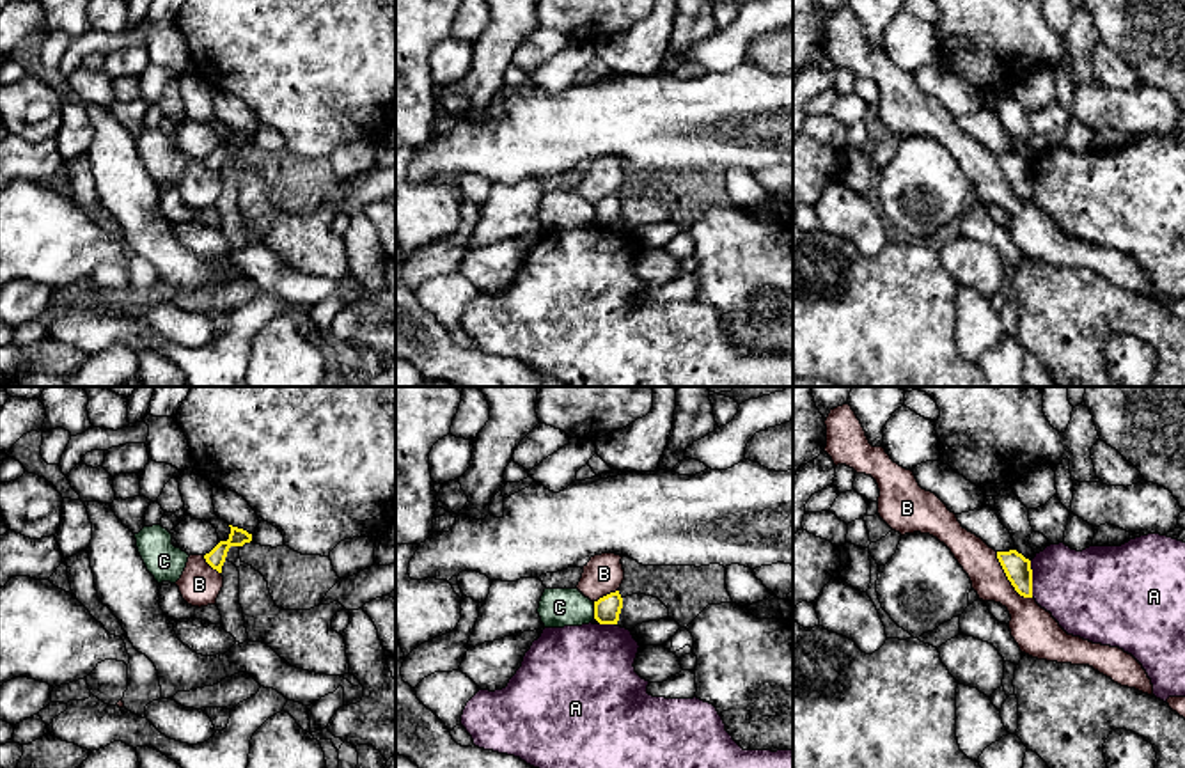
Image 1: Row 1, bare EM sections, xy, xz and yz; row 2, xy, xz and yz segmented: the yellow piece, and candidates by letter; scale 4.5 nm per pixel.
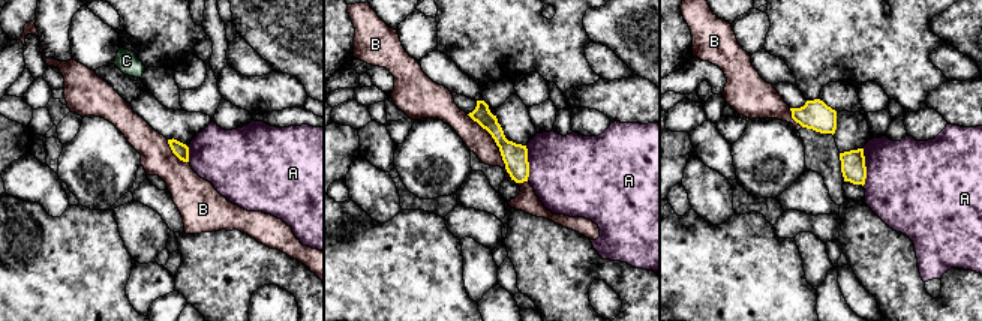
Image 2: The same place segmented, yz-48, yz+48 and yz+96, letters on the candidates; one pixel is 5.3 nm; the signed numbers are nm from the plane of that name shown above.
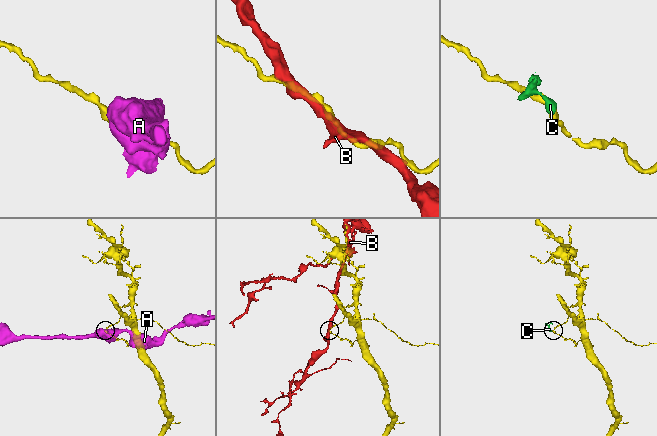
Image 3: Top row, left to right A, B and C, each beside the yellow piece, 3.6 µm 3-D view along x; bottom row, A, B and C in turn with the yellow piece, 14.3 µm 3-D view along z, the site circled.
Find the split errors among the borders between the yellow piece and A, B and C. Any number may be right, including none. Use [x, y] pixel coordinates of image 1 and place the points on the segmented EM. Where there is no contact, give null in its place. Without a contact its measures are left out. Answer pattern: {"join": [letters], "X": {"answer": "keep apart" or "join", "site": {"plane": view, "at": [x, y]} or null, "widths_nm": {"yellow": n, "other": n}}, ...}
{"join": [], "A": {"answer": "keep apart", "site": {"plane": "yz", "at": [1031, 579]}, "widths_nm": {"yellow": 120, "other": 360}}, "B": {"answer": "keep apart", "site": {"plane": "yz", "at": [1008, 579]}, "widths_nm": {"yellow": 120, "other": 190}}, "C": {"answer": "keep apart", "site": {"plane": "xz", "at": [595, 611]}, "widths_nm": {"yellow": 120, "other": 180}}}

